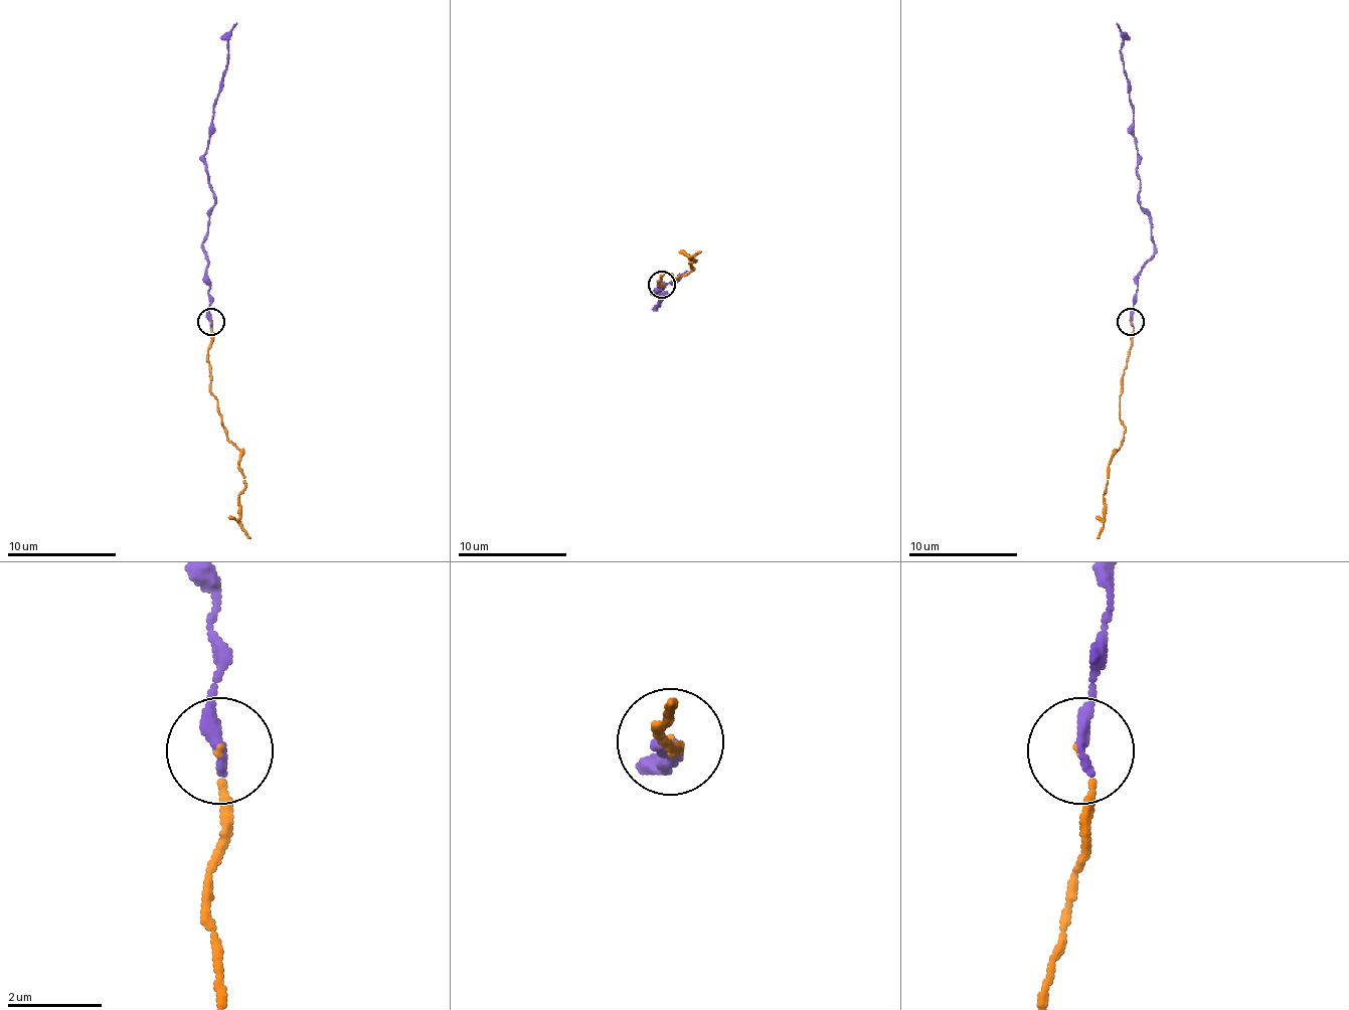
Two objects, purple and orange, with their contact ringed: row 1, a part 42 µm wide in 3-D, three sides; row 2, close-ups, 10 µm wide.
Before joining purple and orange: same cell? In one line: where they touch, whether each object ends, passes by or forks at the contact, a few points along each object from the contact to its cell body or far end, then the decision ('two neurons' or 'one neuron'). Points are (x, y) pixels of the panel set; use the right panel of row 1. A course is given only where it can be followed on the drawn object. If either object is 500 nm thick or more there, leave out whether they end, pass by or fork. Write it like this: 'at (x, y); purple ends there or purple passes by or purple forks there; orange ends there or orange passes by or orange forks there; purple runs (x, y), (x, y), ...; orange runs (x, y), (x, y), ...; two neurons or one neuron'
at (1131, 321); purple ends there; orange ends there; purple runs (1130, 321), (1138, 272), (1154, 253), (1154, 241), (1152, 216), (1138, 200), (1130, 82), (1116, 22); orange runs (1130, 321), (1133, 345), (1119, 400), (1124, 436), (1108, 466), (1103, 496), (1103, 526), (1097, 537); one neuron

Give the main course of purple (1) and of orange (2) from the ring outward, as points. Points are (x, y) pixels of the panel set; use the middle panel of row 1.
1: (662, 284), (656, 292), (659, 303), (654, 308), (659, 306), (665, 292), (654, 292), (686, 270)
2: (662, 284), (662, 276), (667, 273), (676, 278), (692, 268), (689, 262), (695, 259), (689, 257), (700, 250)

